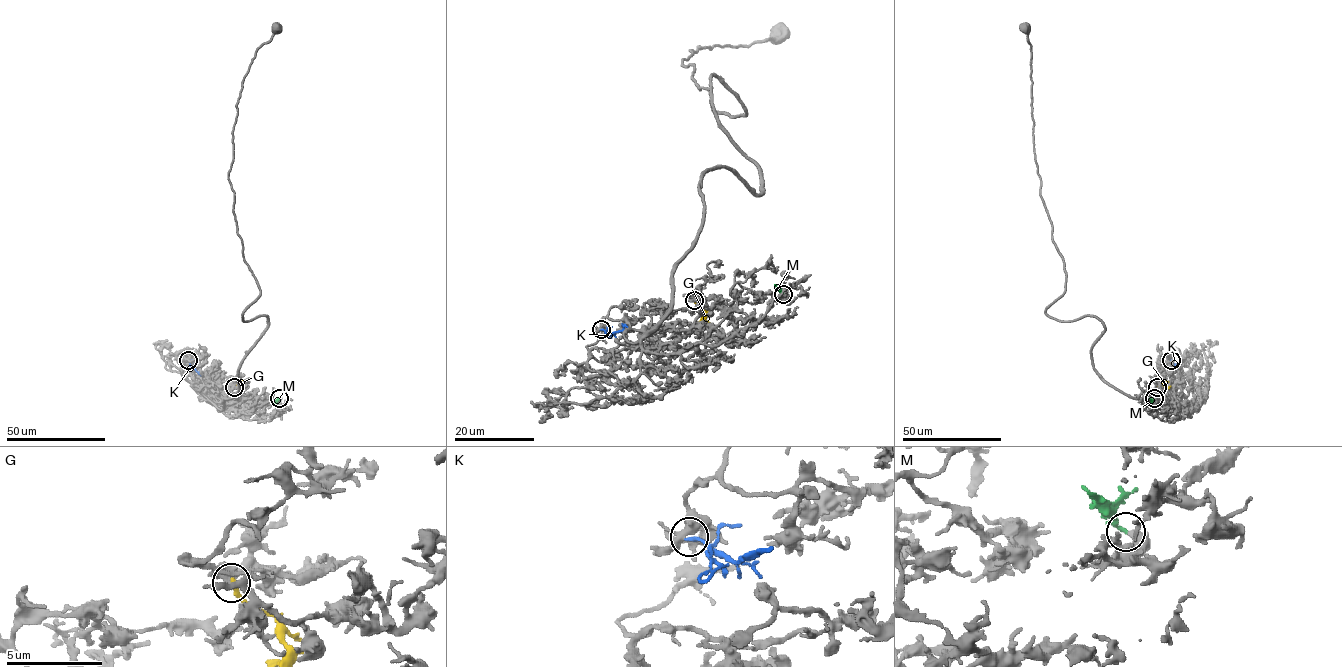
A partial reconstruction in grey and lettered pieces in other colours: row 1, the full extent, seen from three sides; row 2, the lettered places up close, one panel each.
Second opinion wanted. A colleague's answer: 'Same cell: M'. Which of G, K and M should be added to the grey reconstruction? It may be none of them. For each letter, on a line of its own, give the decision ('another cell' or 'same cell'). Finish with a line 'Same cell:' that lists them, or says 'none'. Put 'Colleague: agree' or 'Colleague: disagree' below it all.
G: another cell
K: another cell
M: same cell
Same cell: M
Colleague: agree

